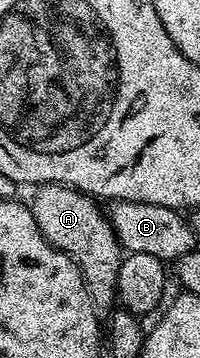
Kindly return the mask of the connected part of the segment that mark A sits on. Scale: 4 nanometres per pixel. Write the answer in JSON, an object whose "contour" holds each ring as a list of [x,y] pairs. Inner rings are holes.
{"contour":[[[41,183],[35,191],[36,196],[30,200],[30,206],[42,237],[76,262],[97,312],[111,312],[118,303],[116,278],[120,272],[122,248],[105,208],[93,196],[61,183]]]}

